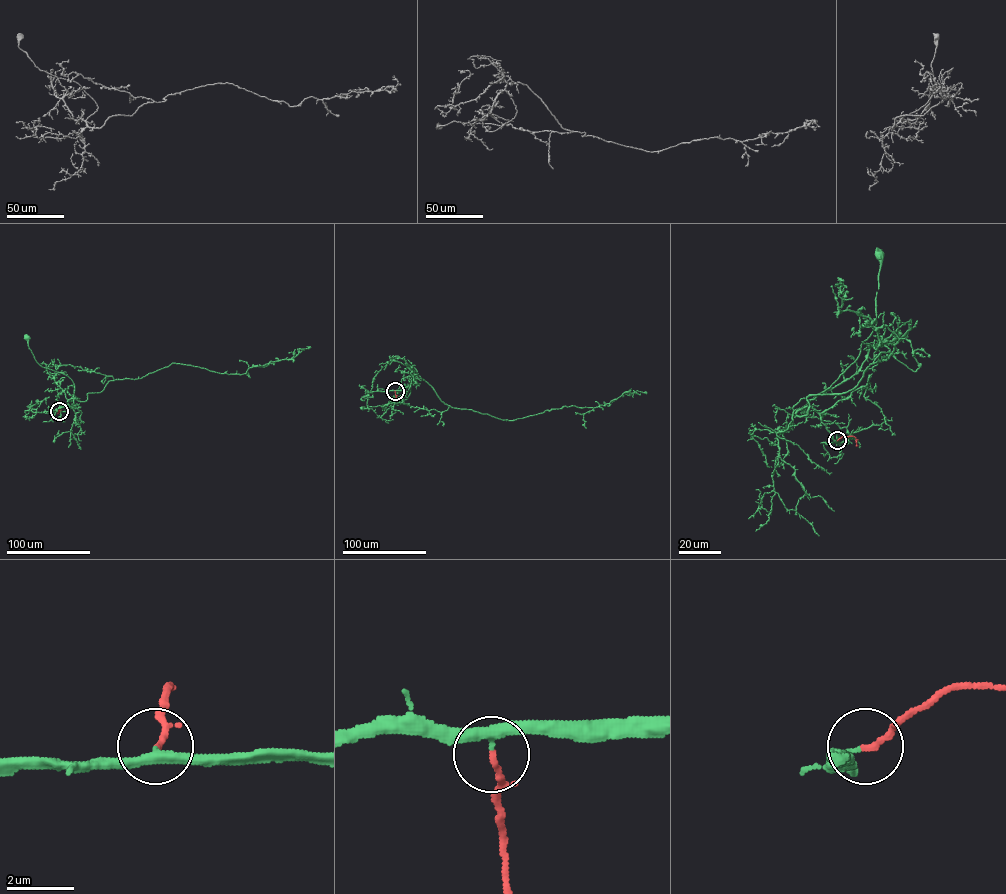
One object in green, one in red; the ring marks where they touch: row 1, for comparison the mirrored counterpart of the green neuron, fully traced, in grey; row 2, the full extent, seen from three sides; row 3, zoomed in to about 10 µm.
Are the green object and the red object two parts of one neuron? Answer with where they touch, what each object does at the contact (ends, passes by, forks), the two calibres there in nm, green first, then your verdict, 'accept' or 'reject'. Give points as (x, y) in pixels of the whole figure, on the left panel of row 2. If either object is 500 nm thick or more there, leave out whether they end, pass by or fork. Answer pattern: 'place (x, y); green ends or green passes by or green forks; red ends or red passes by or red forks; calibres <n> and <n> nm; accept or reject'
place (59, 411); green passes by; red ends; calibres 280 and 180 nm; accept

